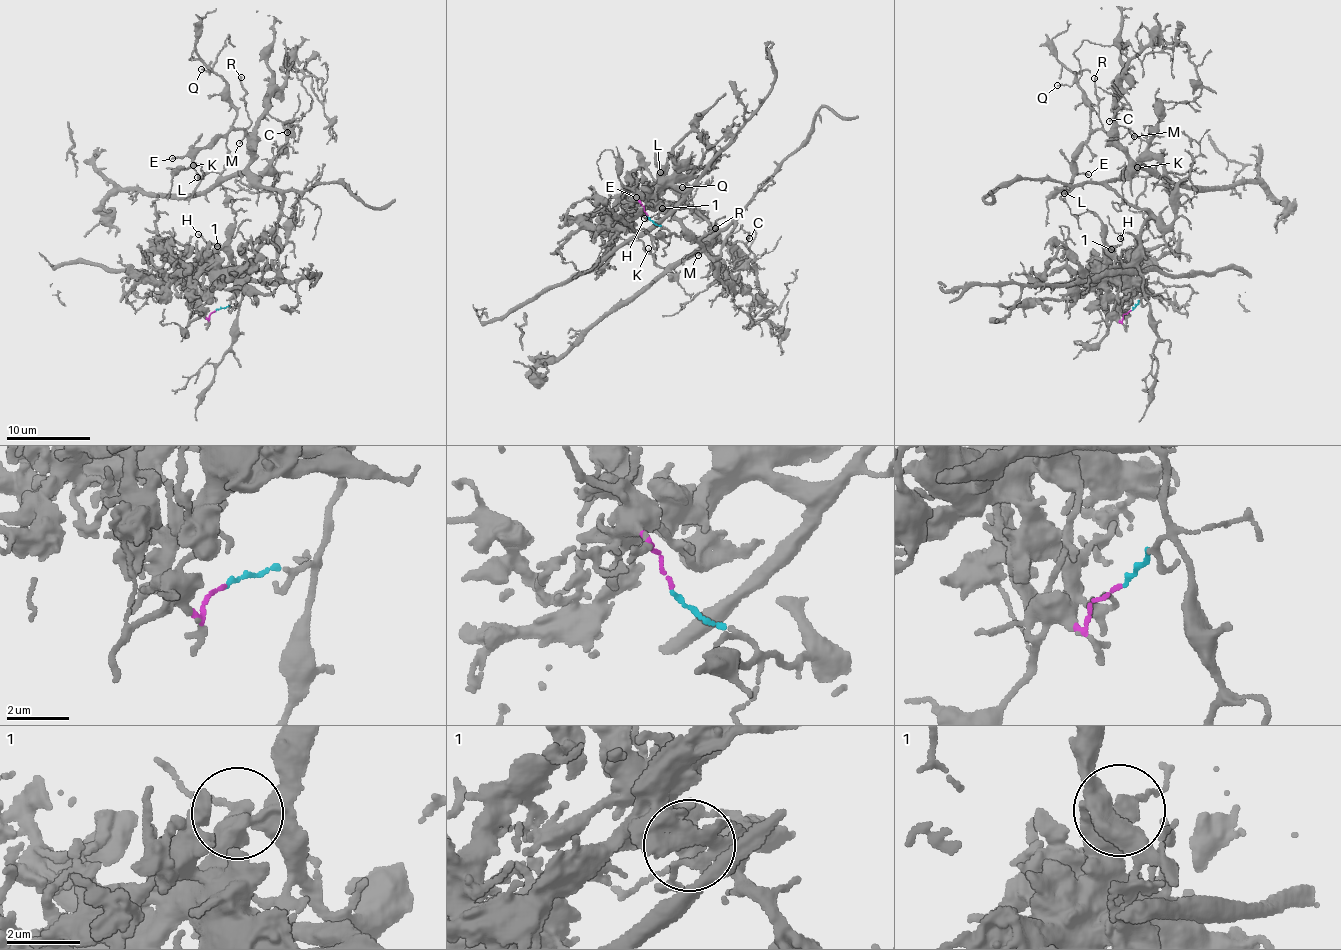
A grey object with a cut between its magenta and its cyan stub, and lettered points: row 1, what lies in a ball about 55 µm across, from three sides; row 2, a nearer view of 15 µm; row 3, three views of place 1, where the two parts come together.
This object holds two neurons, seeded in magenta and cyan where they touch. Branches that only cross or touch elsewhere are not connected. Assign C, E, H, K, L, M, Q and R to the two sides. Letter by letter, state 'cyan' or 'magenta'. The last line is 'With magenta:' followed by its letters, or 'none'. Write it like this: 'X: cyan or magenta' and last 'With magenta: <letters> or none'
C: cyan
E: cyan
H: cyan
K: cyan
L: cyan
M: cyan
Q: cyan
R: cyan
With magenta: none

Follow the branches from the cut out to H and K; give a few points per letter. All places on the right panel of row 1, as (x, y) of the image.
H: (1131, 309), (1144, 294), (1141, 272), (1109, 252), (1122, 242), (1121, 239)
K: (1131, 309), (1144, 294), (1138, 249), (1149, 213), (1129, 206), (1107, 183), (1135, 168), (1155, 167), (1137, 168)

